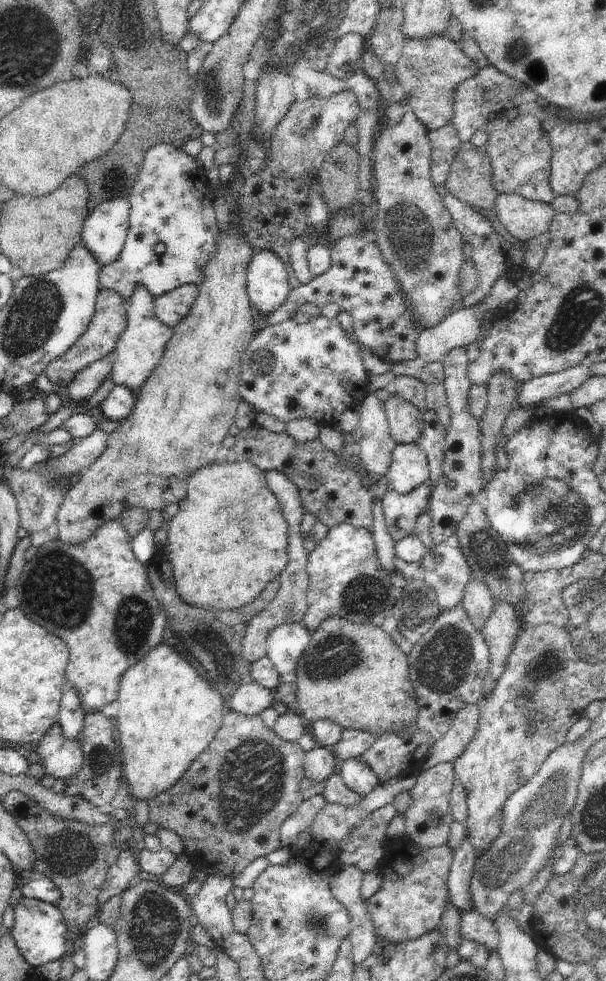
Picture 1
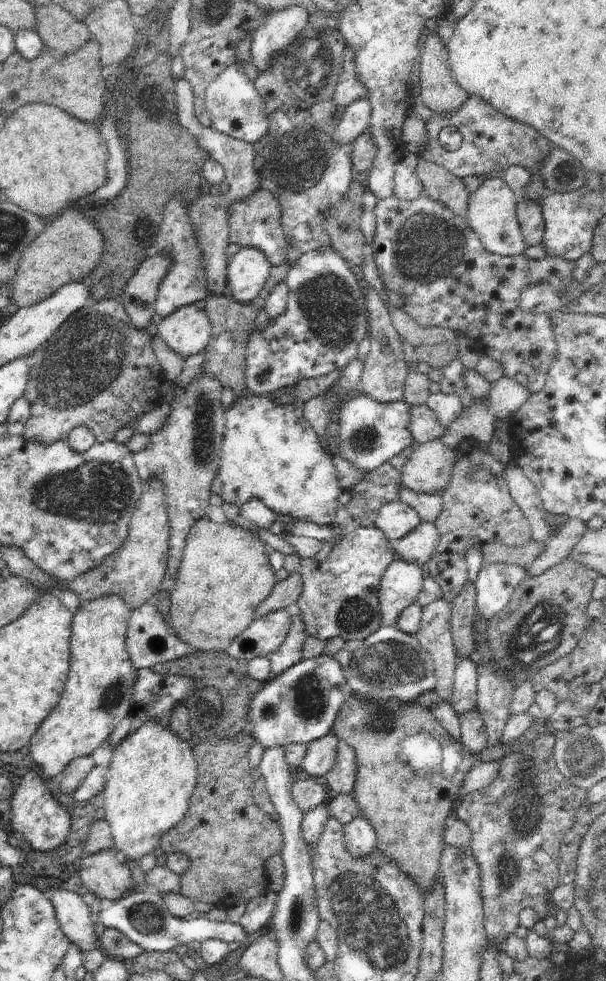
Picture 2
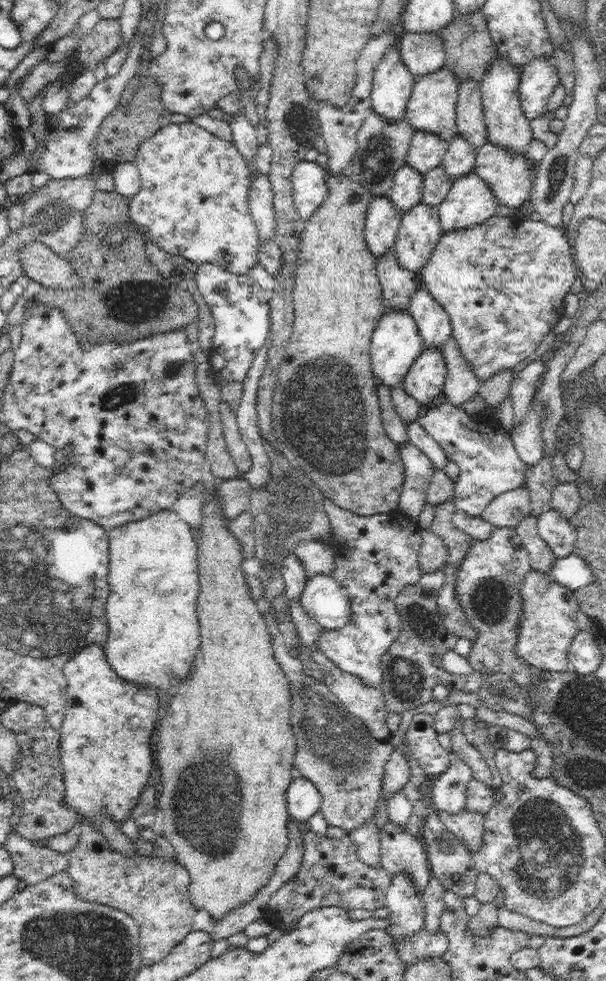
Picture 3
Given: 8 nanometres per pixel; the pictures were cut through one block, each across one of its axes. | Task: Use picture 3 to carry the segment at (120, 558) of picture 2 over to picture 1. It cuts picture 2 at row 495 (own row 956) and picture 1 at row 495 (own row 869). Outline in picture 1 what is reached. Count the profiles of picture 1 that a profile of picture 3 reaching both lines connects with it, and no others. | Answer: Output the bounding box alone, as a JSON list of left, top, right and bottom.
[52,221,257,546]

